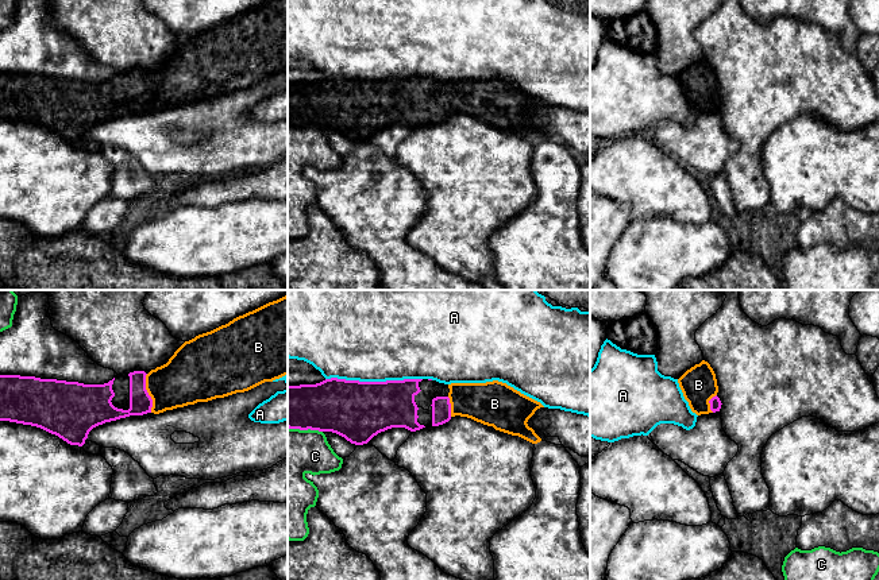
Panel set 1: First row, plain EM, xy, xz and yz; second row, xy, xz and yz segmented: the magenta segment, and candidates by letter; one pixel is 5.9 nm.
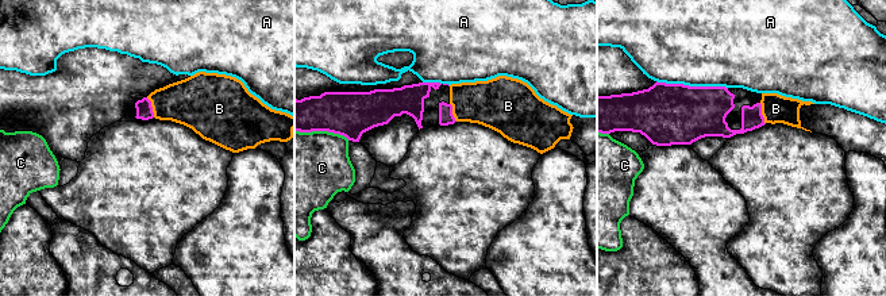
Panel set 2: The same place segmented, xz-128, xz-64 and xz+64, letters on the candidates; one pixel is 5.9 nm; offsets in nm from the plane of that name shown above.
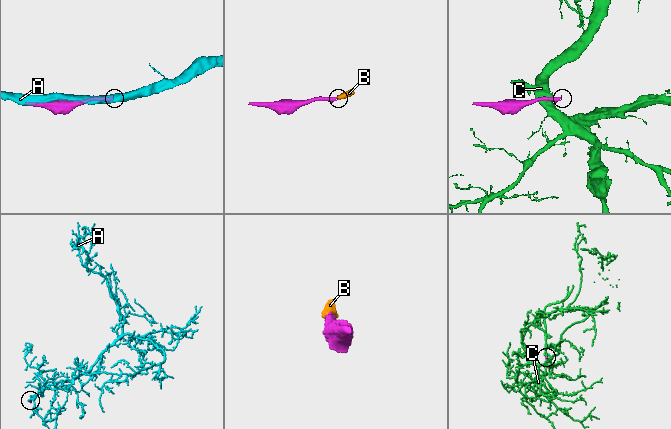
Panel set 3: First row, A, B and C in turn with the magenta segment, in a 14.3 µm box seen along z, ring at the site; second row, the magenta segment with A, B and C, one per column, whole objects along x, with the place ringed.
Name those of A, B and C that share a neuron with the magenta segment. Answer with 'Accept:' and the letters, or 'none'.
Accept: B

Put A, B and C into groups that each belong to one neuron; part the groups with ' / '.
A / B / C

